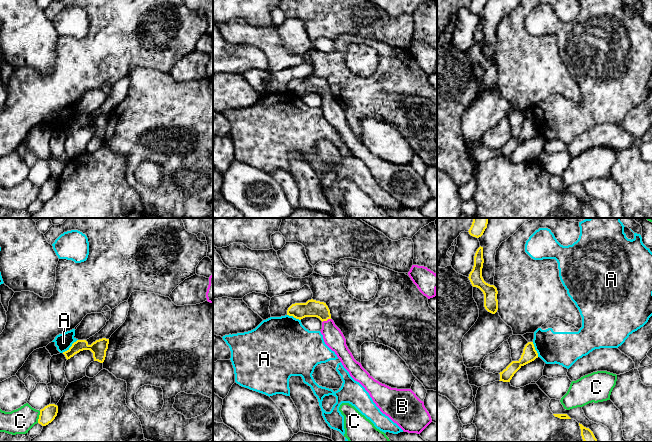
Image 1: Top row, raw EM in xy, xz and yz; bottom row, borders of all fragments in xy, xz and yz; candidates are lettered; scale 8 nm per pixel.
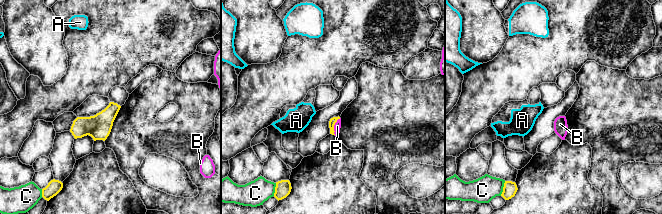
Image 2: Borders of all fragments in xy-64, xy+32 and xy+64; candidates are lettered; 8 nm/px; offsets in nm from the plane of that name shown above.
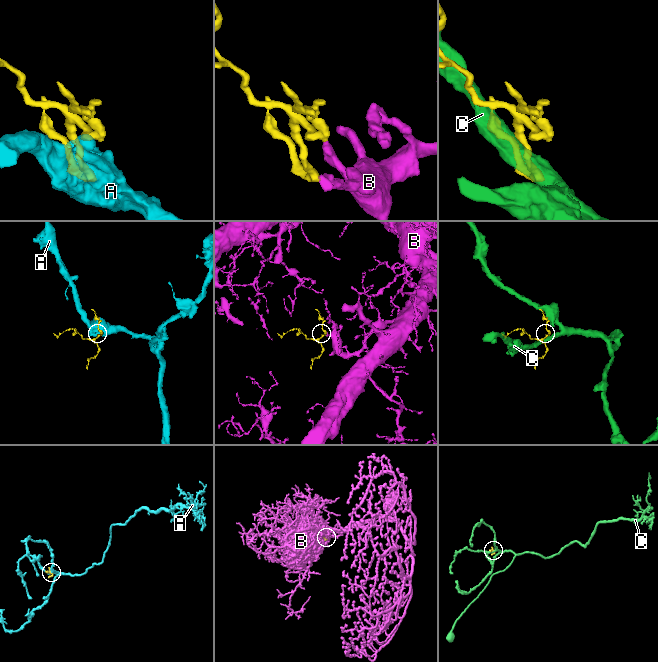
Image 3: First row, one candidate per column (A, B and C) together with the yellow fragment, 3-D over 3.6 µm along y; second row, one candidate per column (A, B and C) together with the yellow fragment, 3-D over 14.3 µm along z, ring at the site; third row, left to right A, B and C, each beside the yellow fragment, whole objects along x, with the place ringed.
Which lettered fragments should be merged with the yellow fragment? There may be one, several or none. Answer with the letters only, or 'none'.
B

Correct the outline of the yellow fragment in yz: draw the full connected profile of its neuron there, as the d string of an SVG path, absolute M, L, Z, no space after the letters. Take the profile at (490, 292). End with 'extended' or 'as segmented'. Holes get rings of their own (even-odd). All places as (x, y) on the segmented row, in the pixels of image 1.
M480 246L475 253L474 266L468 278L473 287L477 287L483 292L485 309L495 314L498 310L498 291L494 285L490 285L484 281L482 277L483 263L483 247Z; as segmented

